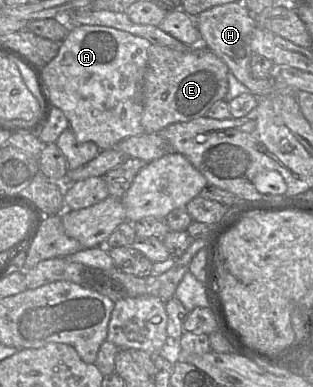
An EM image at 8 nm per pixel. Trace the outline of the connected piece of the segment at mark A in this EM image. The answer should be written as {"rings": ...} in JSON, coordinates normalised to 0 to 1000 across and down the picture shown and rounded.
{"rings":[[[220,67],[220,83],[195,109],[182,145],[141,173],[137,199],[166,266],[214,302],[220,331],[249,367],[297,367],[326,390],[364,382],[403,357],[460,344],[450,320],[457,212],[479,116],[454,96],[355,70]]]}

